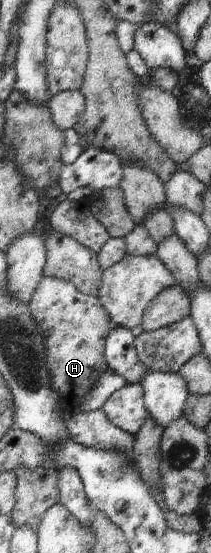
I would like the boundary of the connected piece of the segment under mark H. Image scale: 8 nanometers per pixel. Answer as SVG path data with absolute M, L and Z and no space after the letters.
M42 275L28 307L40 327L40 335L44 337L44 359L50 373L52 391L58 393L59 413L64 420L68 420L81 411L80 403L100 379L100 373L109 369L102 347L104 337L110 331L111 319L97 297L78 291L70 281L46 275Z

